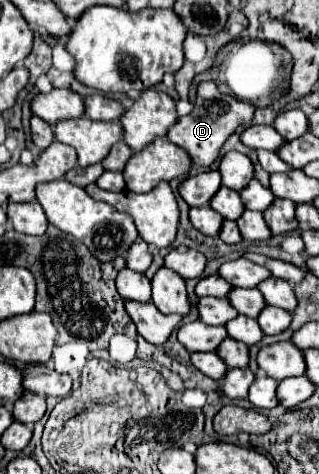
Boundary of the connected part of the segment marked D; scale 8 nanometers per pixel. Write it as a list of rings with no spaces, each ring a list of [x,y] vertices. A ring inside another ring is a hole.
[[[200,82],[198,90],[196,90],[194,110],[188,116],[178,118],[178,124],[174,124],[174,128],[170,128],[166,138],[172,144],[178,144],[180,148],[186,148],[192,164],[210,166],[218,158],[218,152],[220,152],[224,140],[238,126],[250,124],[252,122],[252,114],[254,114],[254,106],[252,104],[242,102],[242,100],[238,100],[234,96],[220,94],[214,82]]]

